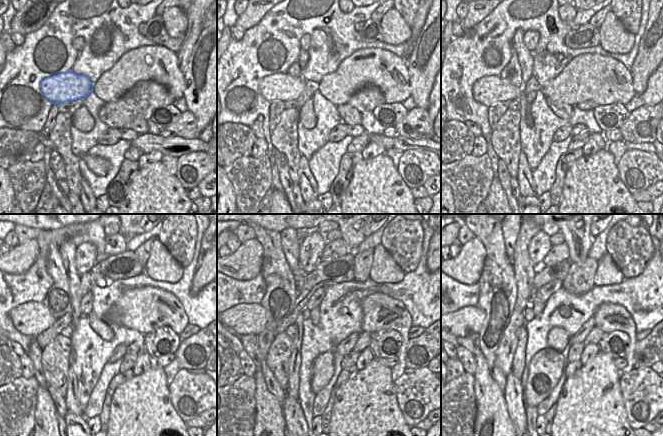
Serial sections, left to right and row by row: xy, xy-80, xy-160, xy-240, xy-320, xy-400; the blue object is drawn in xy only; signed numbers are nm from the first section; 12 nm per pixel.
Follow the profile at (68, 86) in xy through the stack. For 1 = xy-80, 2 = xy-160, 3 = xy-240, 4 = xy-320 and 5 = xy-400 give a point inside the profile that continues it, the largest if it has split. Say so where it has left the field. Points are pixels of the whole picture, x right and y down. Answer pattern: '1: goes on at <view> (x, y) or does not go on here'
1: goes on at xy-80 (280, 86)
2: goes on at xy-160 (489, 90)
3: goes on at xy-240 (31, 318)
4: goes on at xy-320 (244, 319)
5: goes on at xy-400 (467, 320)

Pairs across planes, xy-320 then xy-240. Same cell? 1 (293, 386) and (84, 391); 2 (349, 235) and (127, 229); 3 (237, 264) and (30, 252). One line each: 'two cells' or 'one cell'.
1: two cells
2: one cell
3: one cell

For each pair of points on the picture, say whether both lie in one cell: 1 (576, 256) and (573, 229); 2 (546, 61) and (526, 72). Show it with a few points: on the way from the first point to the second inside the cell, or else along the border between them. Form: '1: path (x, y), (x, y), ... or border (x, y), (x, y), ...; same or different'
1: path (576, 249), (575, 236); same
2: border (533, 52), (533, 73), (531, 75); different

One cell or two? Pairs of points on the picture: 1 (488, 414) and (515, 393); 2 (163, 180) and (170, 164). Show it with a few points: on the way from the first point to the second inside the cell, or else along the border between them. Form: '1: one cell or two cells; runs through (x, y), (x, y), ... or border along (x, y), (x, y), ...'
1: two cells; border along (503, 392), (507, 413), (513, 422)
2: two cells; border along (160, 161), (174, 175)

